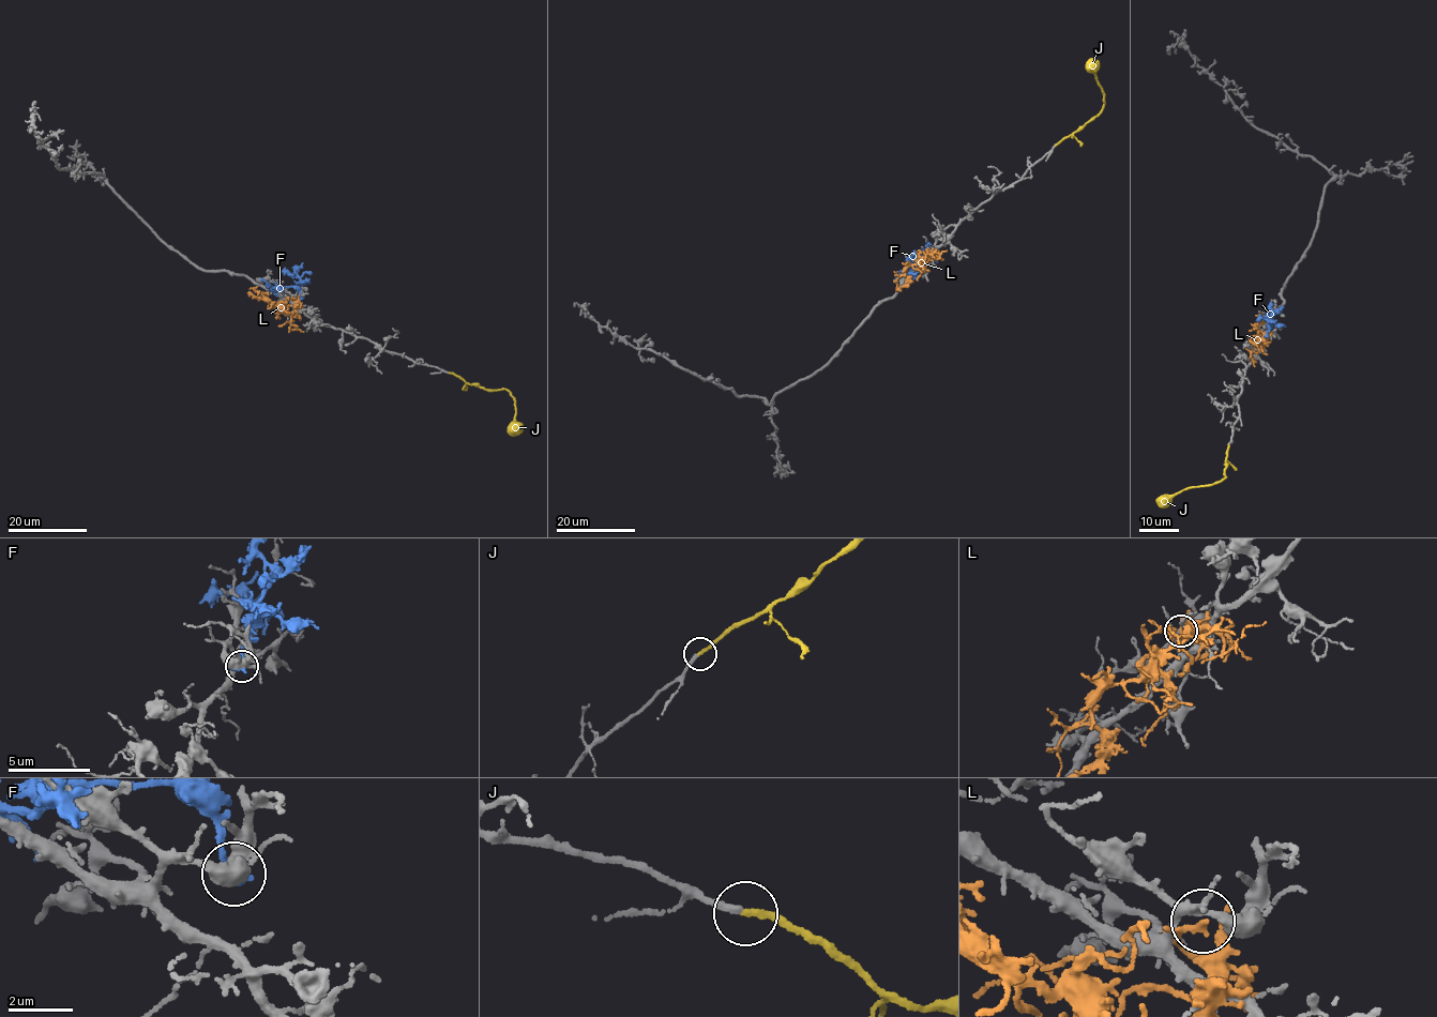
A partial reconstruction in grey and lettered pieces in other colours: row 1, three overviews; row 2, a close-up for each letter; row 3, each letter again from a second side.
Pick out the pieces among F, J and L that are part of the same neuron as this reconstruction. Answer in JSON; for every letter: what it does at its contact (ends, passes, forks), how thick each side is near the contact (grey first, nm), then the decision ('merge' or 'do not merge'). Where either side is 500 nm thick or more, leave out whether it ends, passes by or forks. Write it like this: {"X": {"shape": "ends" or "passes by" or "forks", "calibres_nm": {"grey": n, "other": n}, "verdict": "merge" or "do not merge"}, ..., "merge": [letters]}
{"F": {"shape": "ends", "calibres_nm": {"grey": 440, "other": 280}, "verdict": "do not merge"}, "J": {"shape": "ends", "calibres_nm": {"grey": 200, "other": 220}, "verdict": "do not merge"}, "L": {"shape": "passes by", "calibres_nm": {"grey": 240, "other": 130}, "verdict": "do not merge"}, "merge": []}

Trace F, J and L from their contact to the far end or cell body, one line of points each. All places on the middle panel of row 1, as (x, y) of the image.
F: (933, 253), (913, 262), (911, 271), (896, 277)
J: (1056, 145), (1102, 110), (1104, 93), (1093, 71), (1097, 66), (1092, 61)
L: (926, 252), (928, 259), (933, 255), (931, 254), (925, 263), (904, 270), (907, 282), (895, 290)

